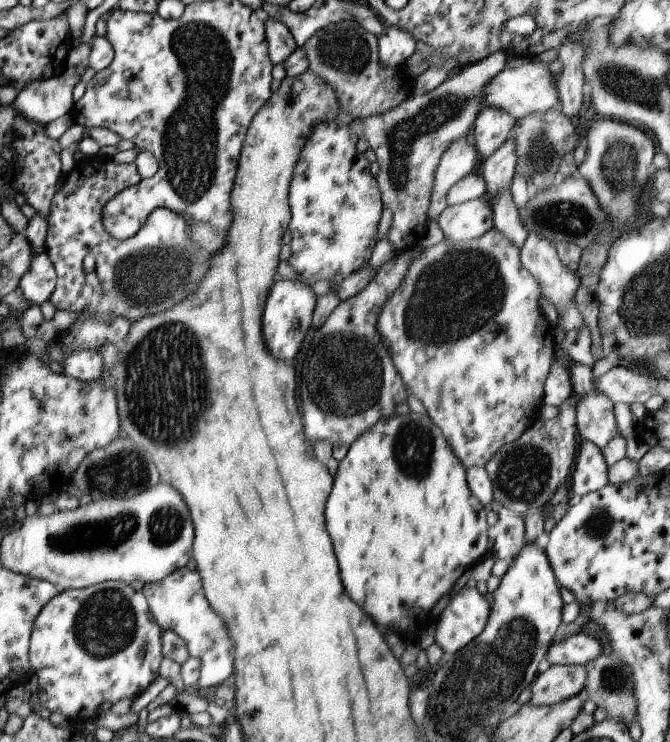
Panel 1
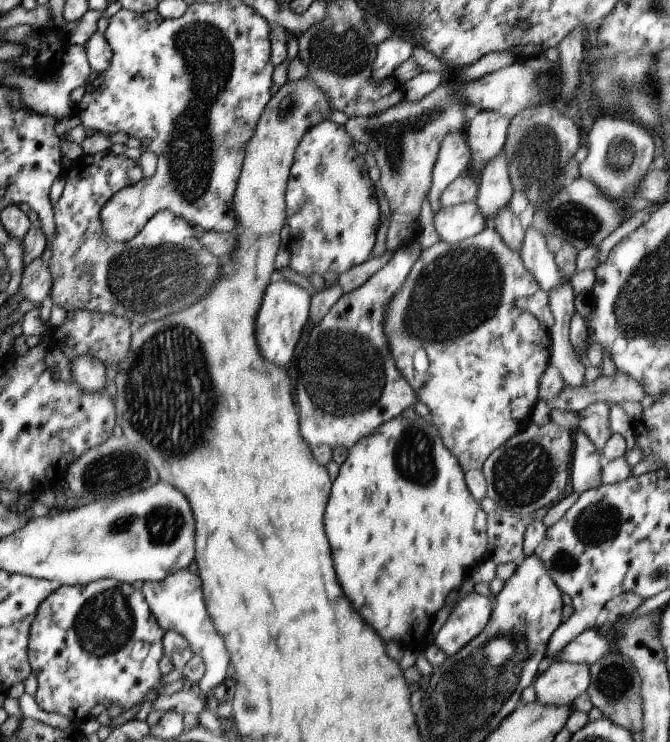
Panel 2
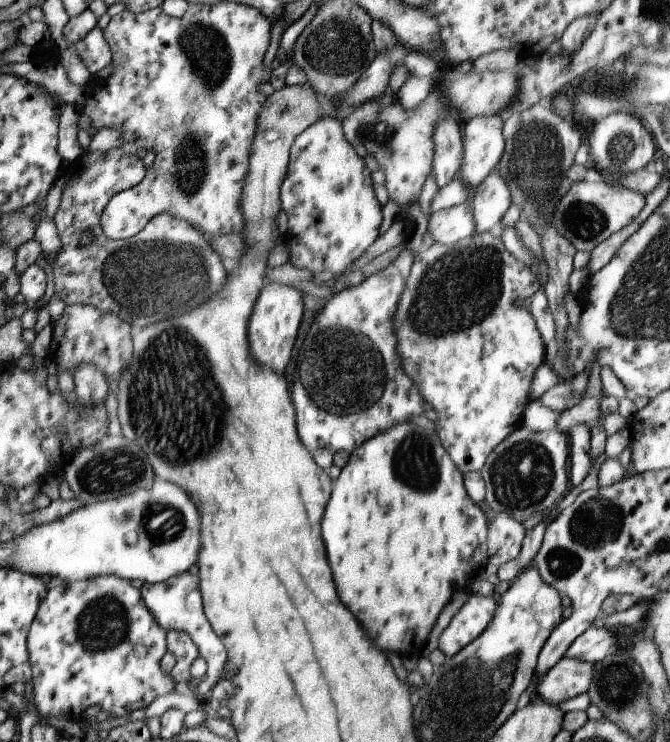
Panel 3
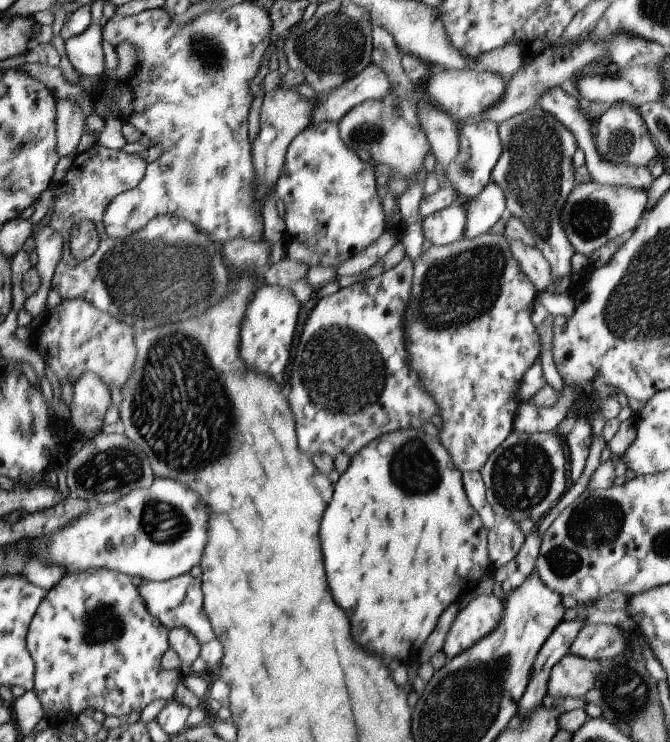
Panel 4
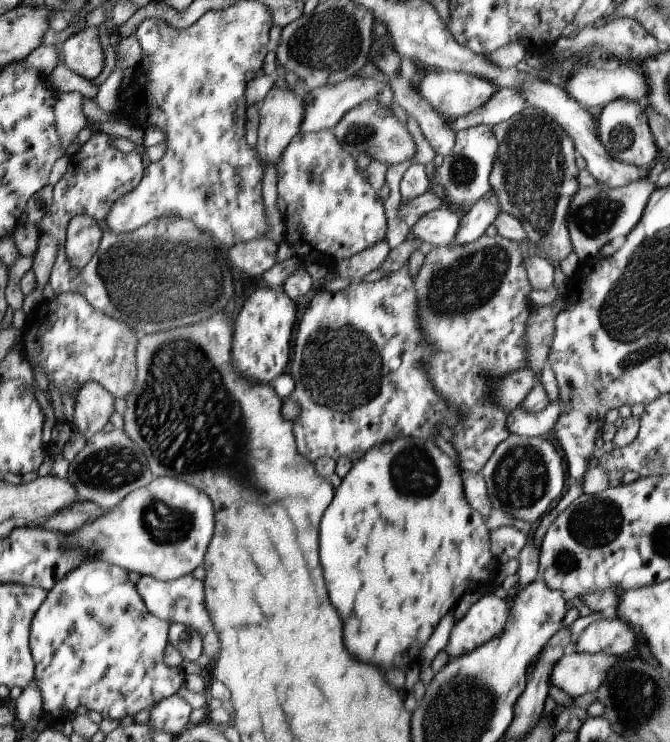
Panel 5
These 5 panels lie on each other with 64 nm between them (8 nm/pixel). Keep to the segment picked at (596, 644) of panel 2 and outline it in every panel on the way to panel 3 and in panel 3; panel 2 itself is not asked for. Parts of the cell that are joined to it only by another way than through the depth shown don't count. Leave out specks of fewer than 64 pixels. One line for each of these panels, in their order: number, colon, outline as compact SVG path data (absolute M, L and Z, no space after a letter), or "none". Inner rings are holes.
3: M589 626L581 636L575 638L575 642L567 648L565 658L573 658L573 660L581 660L581 662L601 662L603 658L615 654L619 650L617 640L613 636L613 632L605 630L603 626Z

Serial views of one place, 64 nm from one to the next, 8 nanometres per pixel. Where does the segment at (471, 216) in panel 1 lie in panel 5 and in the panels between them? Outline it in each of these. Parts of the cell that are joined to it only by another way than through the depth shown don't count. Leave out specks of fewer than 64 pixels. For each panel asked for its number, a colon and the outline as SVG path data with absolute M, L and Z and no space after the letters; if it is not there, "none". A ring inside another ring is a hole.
2: M475 202L441 208L431 218L433 218L435 230L439 232L441 242L447 242L447 244L457 244L461 240L473 238L479 232L483 232L487 226L483 222L483 216L479 214L479 208Z
3: M469 202L429 214L427 232L435 244L453 246L459 240L473 236L473 208Z
4: M455 200L451 206L423 218L423 238L433 246L449 246L463 238L465 230L465 204Z
5: M437 208L431 210L427 214L423 214L421 218L417 218L417 222L413 226L409 226L409 232L421 240L421 242L429 242L433 246L449 246L455 238L459 226L459 212L451 210L451 208Z

